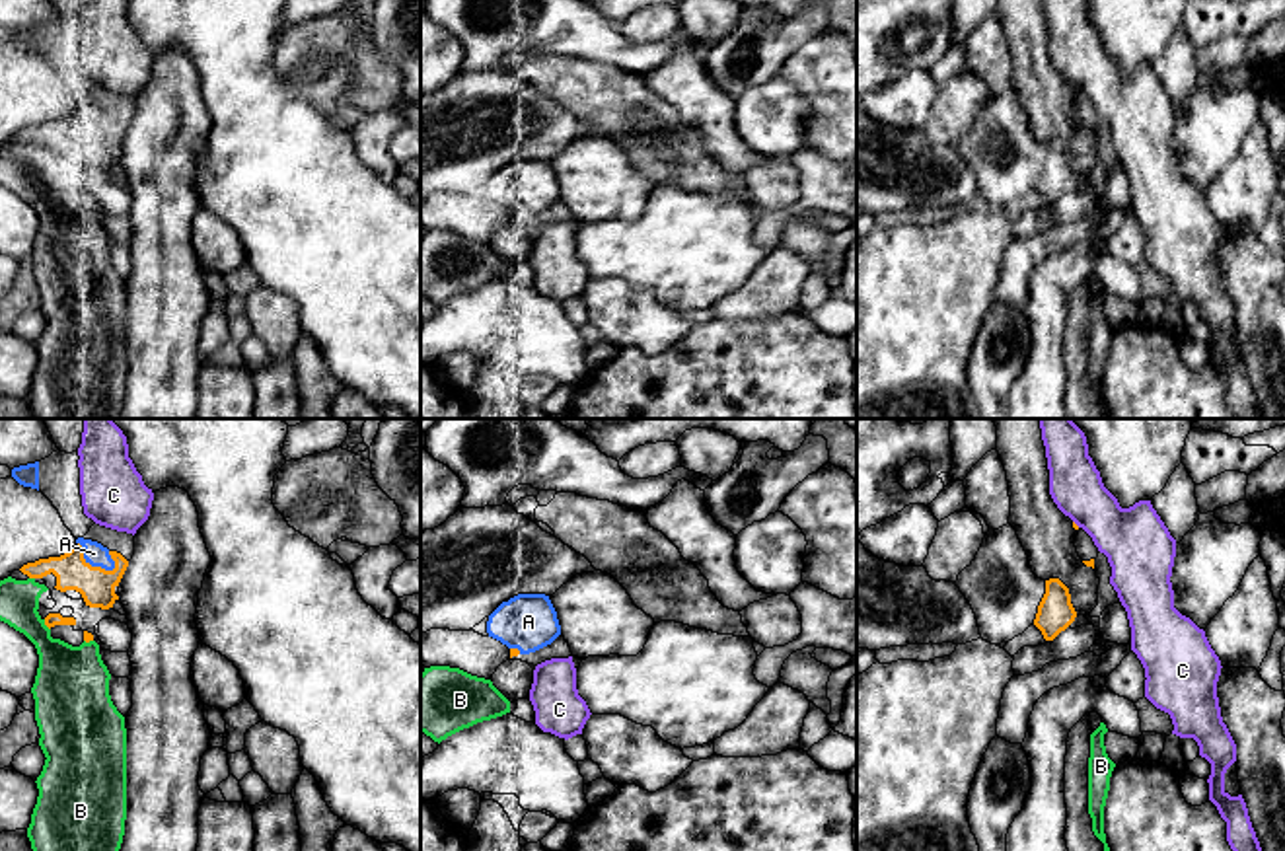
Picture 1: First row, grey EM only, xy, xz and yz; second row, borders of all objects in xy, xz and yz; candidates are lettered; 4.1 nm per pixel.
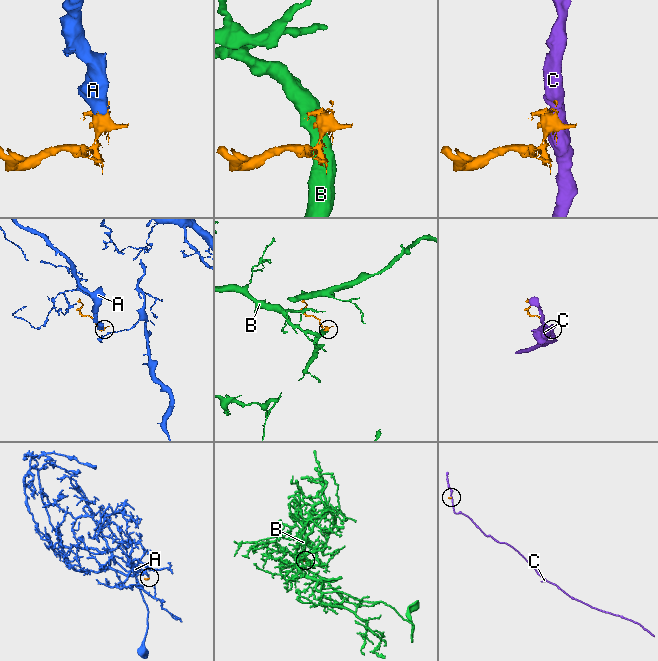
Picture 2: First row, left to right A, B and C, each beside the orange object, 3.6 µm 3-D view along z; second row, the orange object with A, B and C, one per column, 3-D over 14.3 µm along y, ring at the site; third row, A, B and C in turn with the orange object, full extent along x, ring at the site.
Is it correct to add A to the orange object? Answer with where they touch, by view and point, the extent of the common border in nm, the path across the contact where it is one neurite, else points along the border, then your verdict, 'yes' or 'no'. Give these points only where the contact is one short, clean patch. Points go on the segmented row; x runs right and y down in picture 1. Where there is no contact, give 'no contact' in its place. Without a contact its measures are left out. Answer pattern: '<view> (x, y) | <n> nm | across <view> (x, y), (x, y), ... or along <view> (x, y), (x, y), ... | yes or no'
xy (90, 565) | 190 nm | across xy (96, 585), (90, 565), (94, 554) | yes

